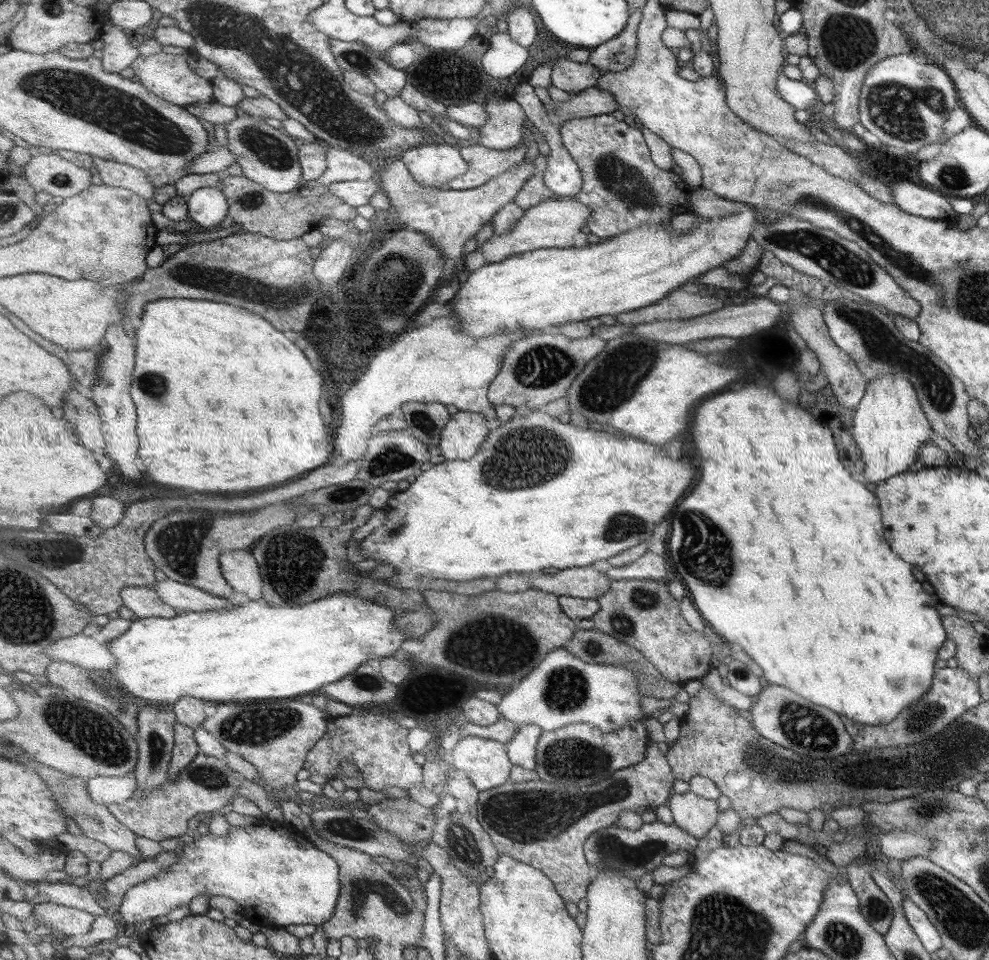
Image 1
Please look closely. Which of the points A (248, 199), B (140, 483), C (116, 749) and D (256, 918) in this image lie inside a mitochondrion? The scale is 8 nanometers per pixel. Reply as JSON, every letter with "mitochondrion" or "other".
{"A":"mitochondrion","B":"other","C":"mitochondrion","D":"other"}

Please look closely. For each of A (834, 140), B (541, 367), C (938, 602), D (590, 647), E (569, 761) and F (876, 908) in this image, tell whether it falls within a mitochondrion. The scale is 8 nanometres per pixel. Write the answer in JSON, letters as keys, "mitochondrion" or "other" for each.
{"A":"other","B":"mitochondrion","C":"other","D":"mitochondrion","E":"mitochondrion","F":"mitochondrion"}

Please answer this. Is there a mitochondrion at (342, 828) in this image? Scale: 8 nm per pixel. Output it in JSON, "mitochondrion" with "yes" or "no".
{"mitochondrion":"yes"}

